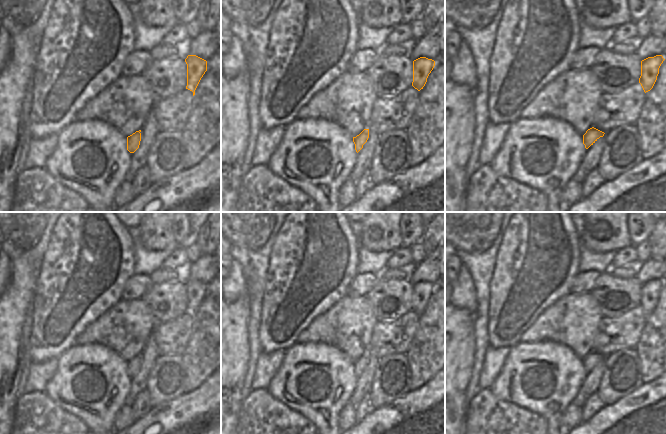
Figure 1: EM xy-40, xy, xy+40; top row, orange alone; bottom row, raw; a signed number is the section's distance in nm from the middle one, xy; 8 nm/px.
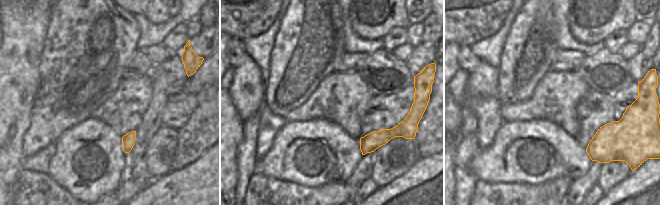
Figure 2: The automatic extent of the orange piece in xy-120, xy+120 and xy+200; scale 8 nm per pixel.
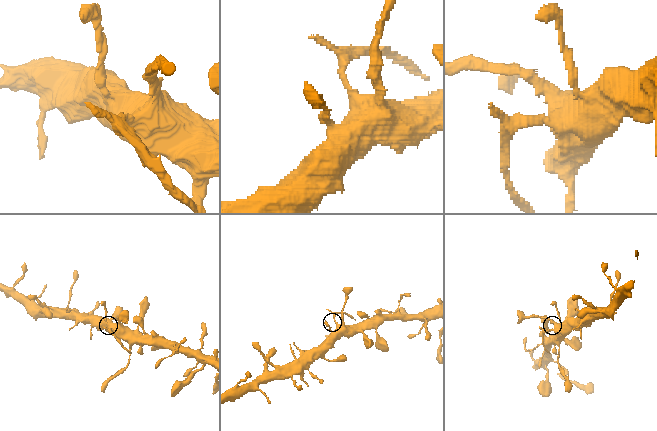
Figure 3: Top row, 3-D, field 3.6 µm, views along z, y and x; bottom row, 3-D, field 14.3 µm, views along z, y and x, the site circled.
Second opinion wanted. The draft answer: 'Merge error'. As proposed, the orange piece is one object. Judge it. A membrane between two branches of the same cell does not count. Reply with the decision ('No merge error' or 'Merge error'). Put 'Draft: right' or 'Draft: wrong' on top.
Draft: right
Merge error.

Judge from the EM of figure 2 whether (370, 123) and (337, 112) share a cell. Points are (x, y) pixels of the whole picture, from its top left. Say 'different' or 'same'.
different

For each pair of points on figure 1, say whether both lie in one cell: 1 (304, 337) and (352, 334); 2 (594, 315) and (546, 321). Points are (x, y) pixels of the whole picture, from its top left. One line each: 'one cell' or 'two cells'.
1: one cell
2: one cell

